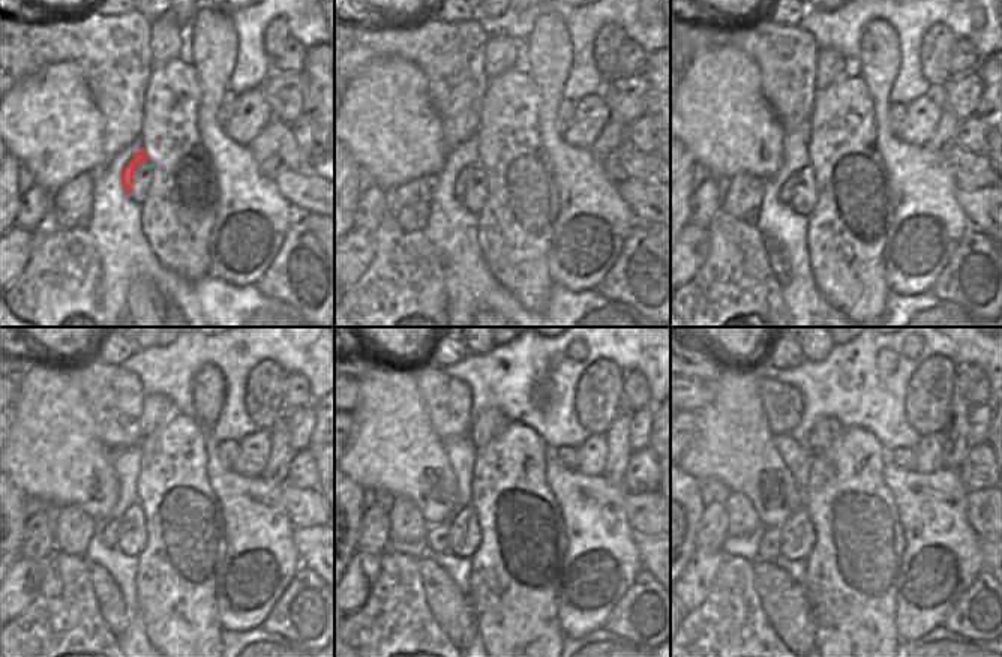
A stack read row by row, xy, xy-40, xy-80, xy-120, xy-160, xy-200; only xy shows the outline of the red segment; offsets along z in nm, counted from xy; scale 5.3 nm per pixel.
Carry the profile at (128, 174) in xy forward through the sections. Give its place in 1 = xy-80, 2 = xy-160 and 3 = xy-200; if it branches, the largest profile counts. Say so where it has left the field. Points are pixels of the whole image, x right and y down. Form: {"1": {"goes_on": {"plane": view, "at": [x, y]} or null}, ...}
{"1": {"goes_on": {"plane": "xy-80", "at": [786, 191]}}, "2": {"goes_on": {"plane": "xy-160", "at": [437, 536]}}, "3": {"goes_on": {"plane": "xy-200", "at": [770, 548]}}}

